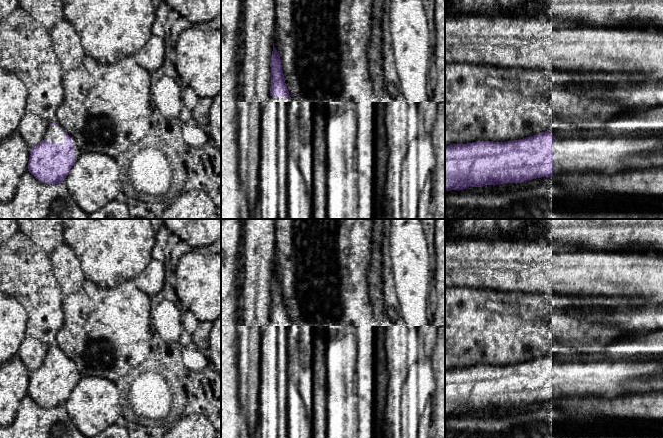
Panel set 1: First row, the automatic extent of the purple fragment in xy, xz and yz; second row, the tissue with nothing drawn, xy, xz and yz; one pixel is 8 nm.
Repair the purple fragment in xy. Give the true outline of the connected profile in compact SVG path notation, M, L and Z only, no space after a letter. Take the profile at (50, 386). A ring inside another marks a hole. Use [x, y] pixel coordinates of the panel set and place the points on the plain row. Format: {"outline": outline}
{"outline": "M64 351L64 367L49 366L42 364L30 374L28 395L39 405L49 408L61 408L68 399L75 385L84 378L82 372L82 355L68 355Z"}

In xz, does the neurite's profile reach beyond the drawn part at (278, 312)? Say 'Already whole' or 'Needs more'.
Already whole

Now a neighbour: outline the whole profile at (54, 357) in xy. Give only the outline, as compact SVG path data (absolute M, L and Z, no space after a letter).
M18 231L0 247L0 292L17 300L27 313L26 337L47 346L42 364L64 367L64 353L57 346L56 333L64 325L62 299L64 294L53 272L49 252L42 250L21 231Z

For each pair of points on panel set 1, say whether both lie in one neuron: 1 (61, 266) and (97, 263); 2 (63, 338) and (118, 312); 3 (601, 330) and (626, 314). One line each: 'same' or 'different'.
1: different
2: same
3: different

